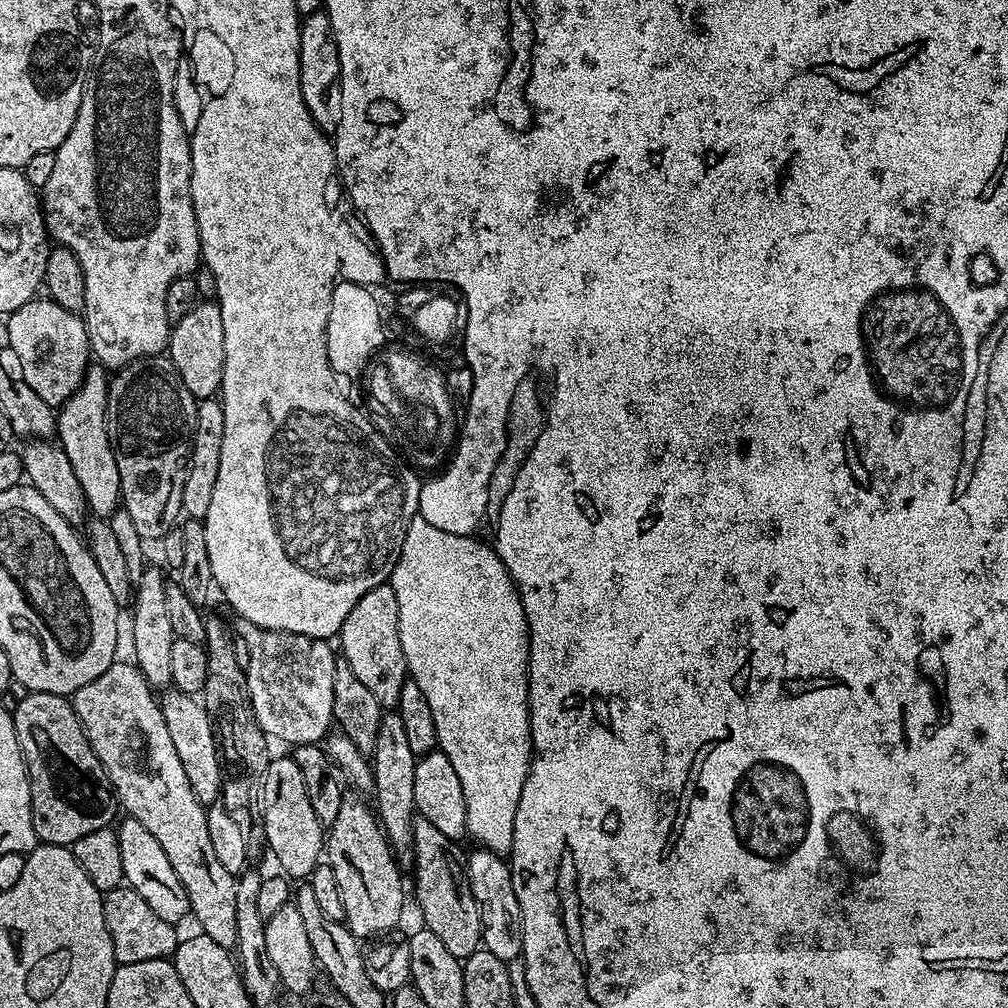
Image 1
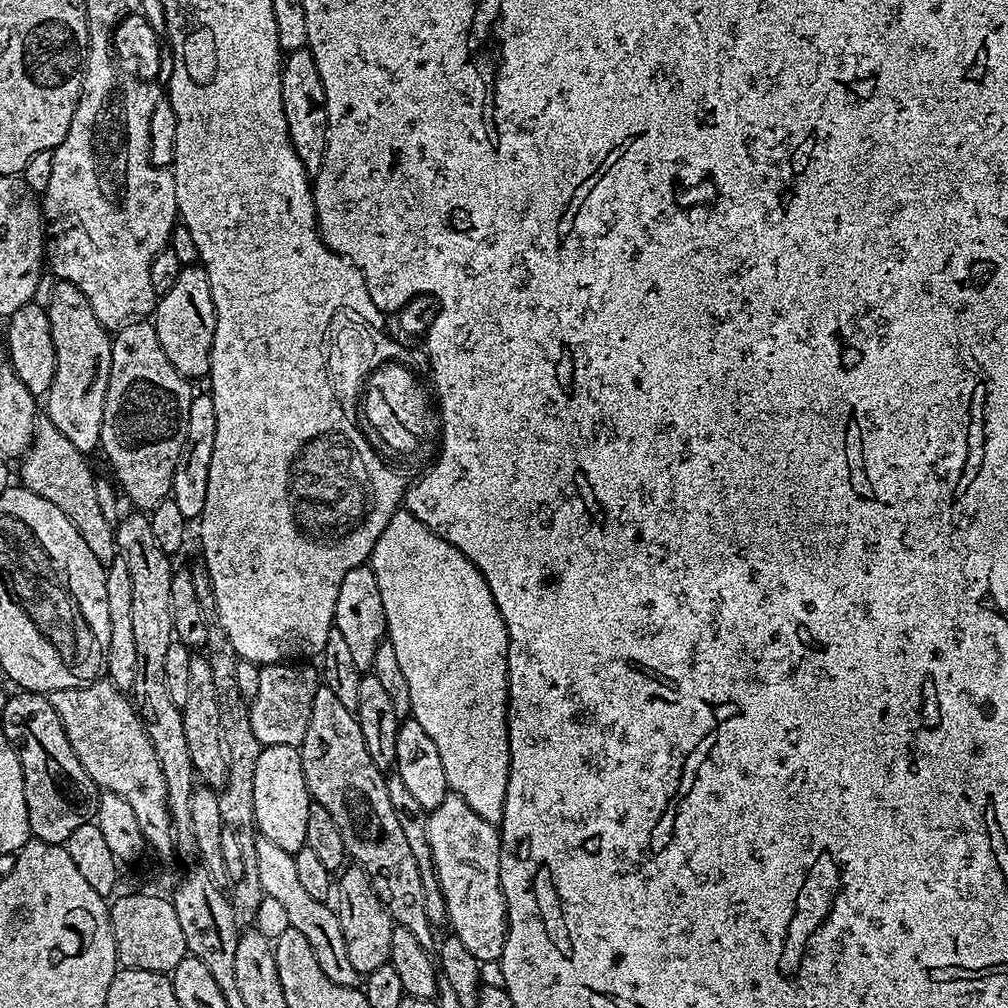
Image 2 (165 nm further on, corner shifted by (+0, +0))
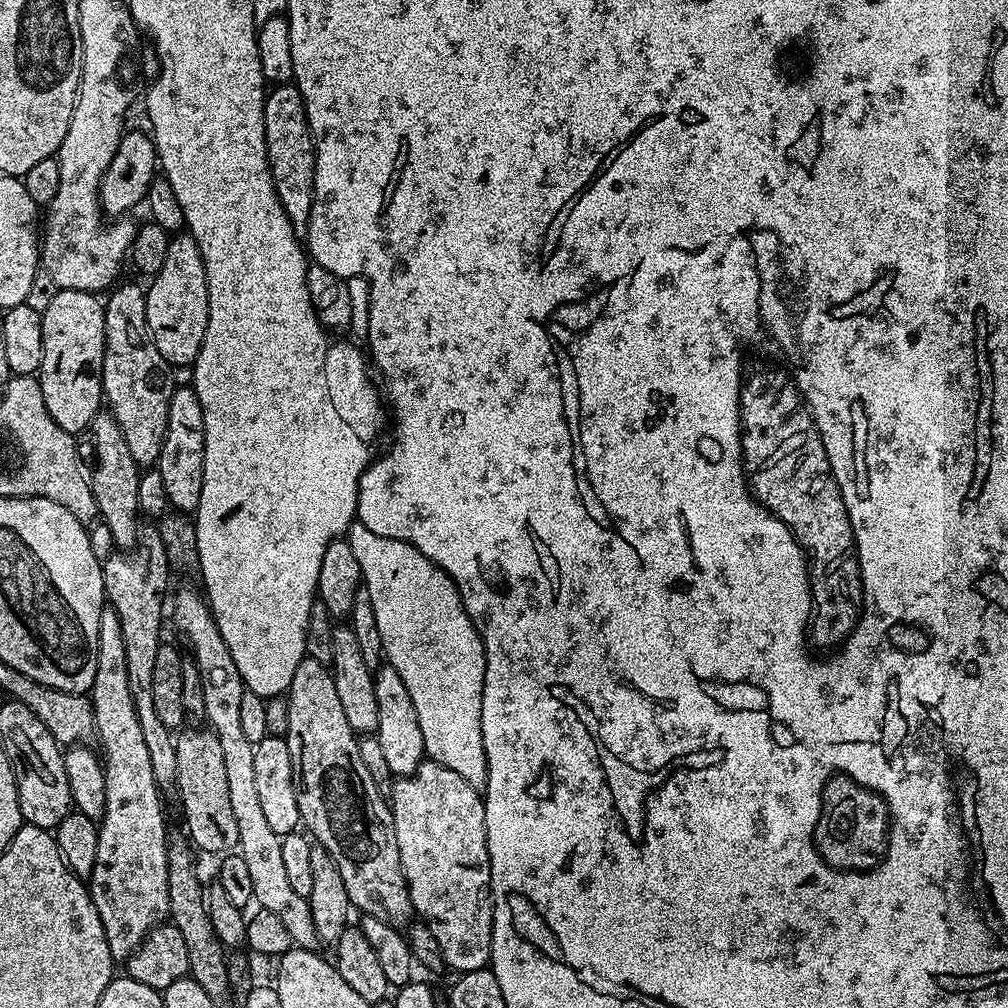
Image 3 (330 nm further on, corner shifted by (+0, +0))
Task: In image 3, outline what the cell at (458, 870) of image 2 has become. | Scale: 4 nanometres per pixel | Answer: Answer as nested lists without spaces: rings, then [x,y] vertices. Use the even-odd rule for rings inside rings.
[[[425,759],[419,770],[412,776],[399,777],[391,785],[391,788],[390,807],[392,809],[392,821],[394,822],[394,834],[398,838],[400,865],[402,866],[402,874],[408,883],[408,893],[410,894],[413,913],[434,934],[444,963],[449,969],[453,968],[453,973],[473,972],[479,968],[489,967],[492,958],[492,897],[490,895],[492,879],[490,878],[490,854],[486,846],[486,810],[484,809],[483,795],[474,786],[470,786],[470,782],[466,782],[466,778],[454,774],[454,770],[446,770],[446,766],[435,764],[433,760],[429,759]]]

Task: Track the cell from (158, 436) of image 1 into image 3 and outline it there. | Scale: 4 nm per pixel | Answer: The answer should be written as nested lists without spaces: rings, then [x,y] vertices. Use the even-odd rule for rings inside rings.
[[[124,284],[111,289],[104,304],[104,394],[107,411],[118,422],[134,462],[141,466],[152,466],[160,459],[162,442],[166,438],[166,418],[170,414],[170,398],[174,387],[174,372],[166,358],[154,346],[146,322],[145,289],[136,284]]]

